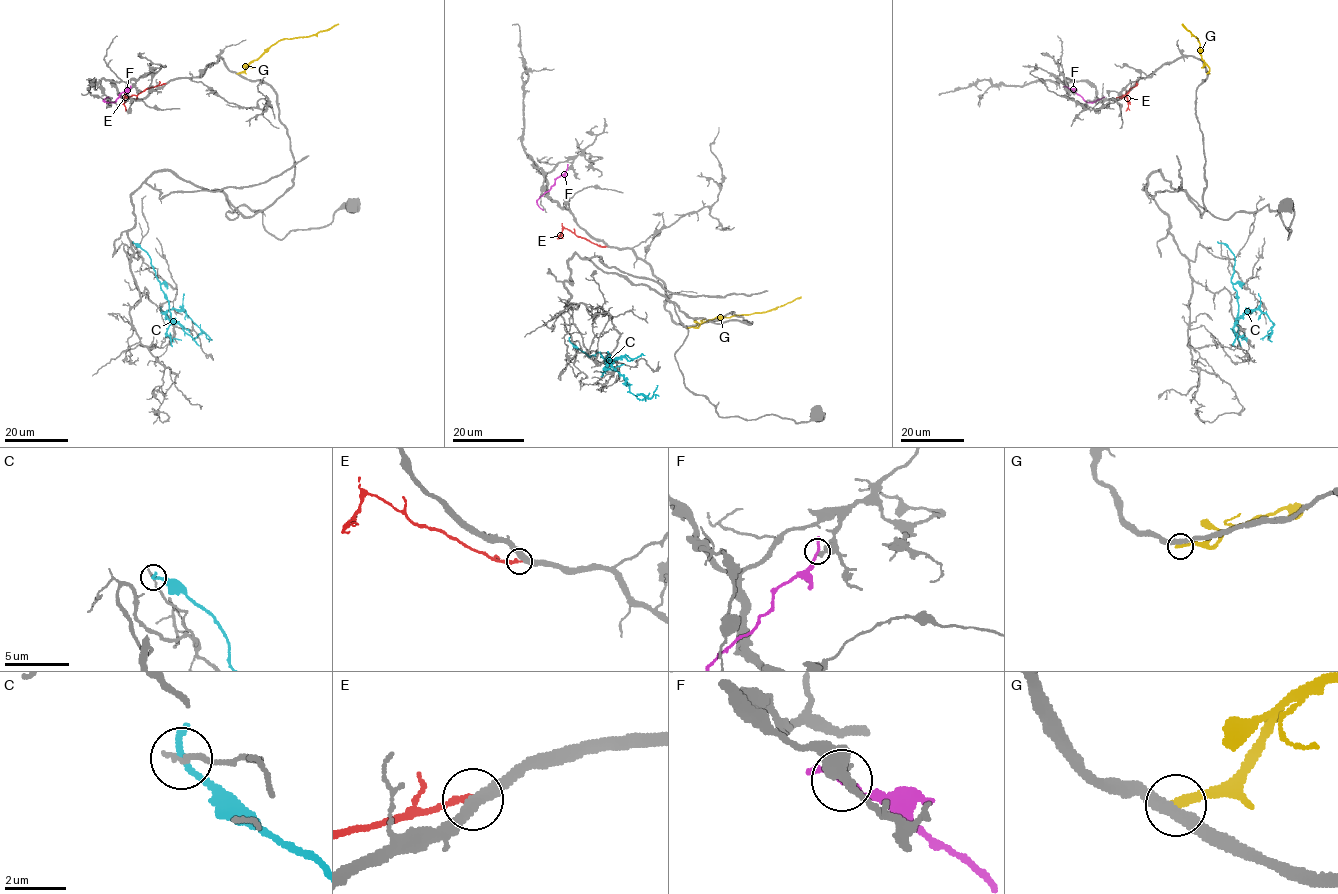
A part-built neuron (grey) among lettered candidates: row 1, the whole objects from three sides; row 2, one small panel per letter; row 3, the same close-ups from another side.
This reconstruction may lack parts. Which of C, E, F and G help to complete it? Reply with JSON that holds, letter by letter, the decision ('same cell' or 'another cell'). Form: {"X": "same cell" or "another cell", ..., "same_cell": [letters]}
{"C": "another cell", "E": "another cell", "F": "another cell", "G": "another cell", "same_cell": []}

